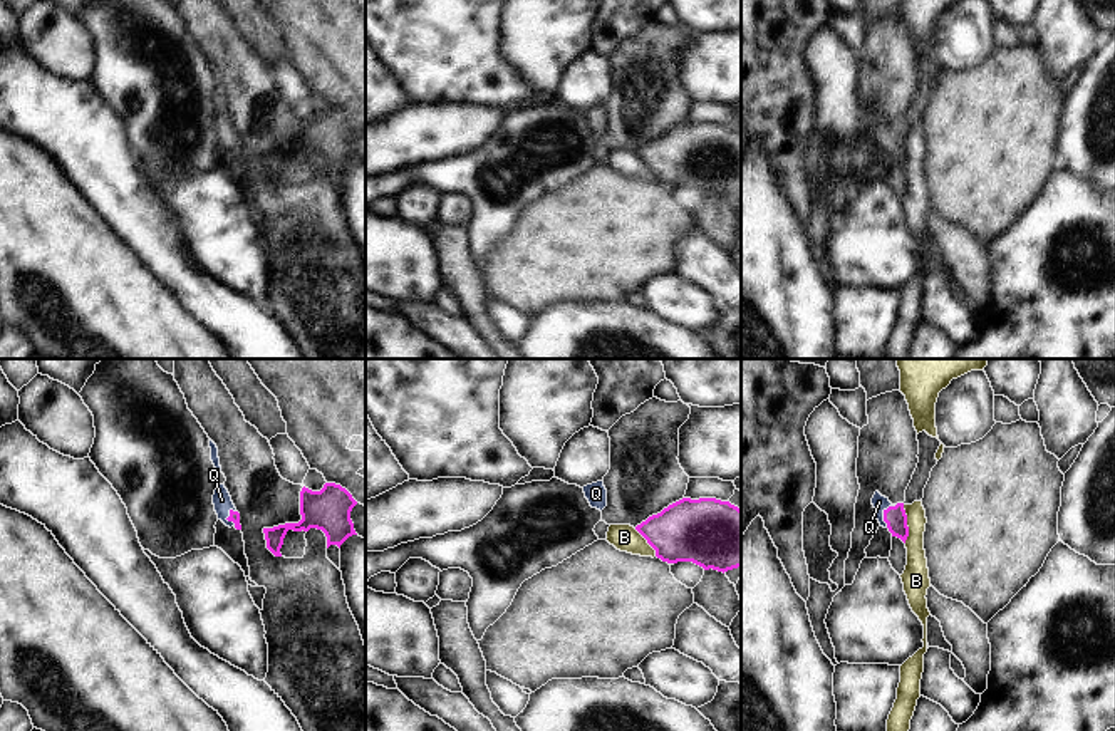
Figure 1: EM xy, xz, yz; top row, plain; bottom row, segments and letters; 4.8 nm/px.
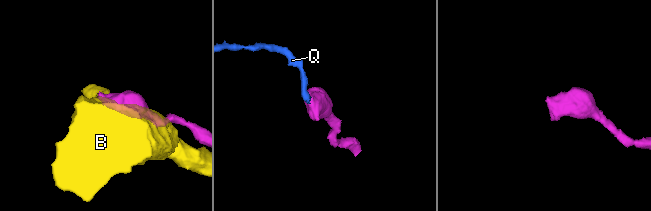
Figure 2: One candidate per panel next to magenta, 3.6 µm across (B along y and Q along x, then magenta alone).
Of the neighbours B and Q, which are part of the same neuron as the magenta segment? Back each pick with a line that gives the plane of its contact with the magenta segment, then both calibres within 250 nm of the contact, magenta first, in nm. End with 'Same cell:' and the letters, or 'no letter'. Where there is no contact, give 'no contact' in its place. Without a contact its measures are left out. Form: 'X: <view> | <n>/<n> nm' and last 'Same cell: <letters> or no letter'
Q: yz | 110/70 nm
Same cell: Q

